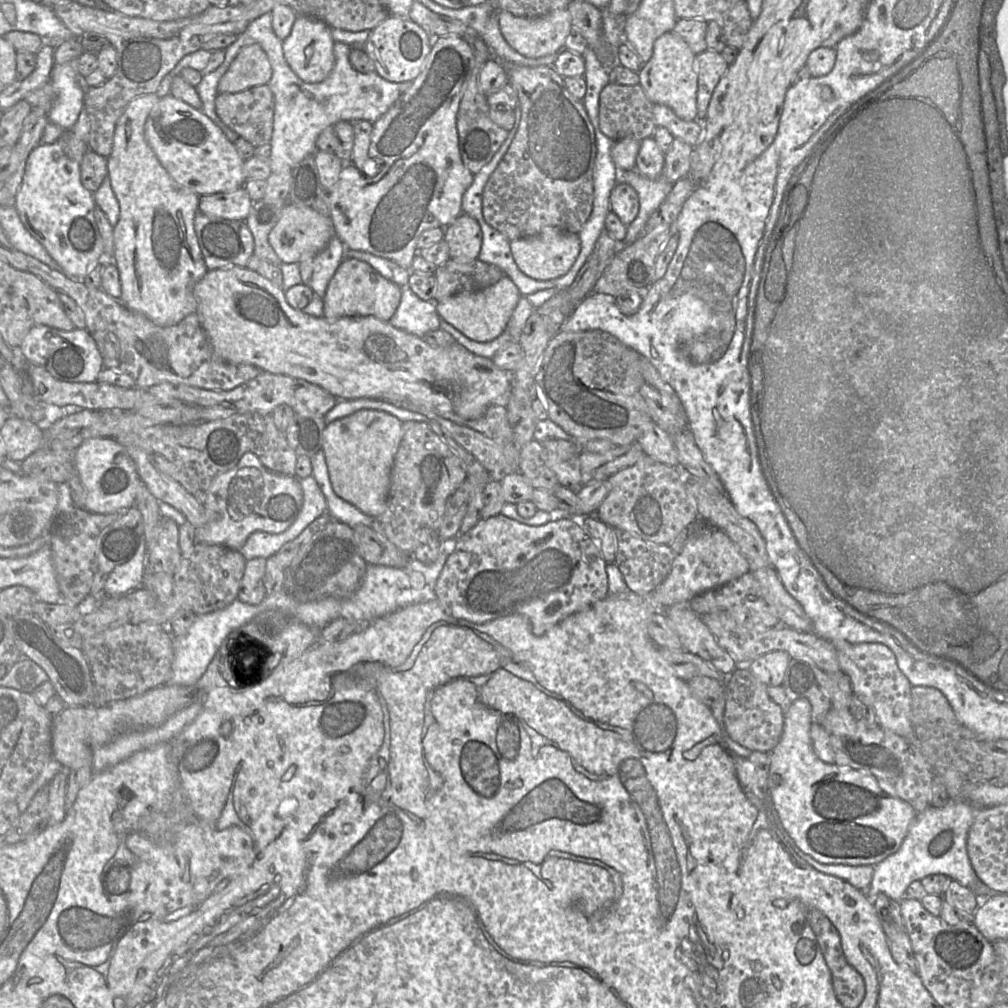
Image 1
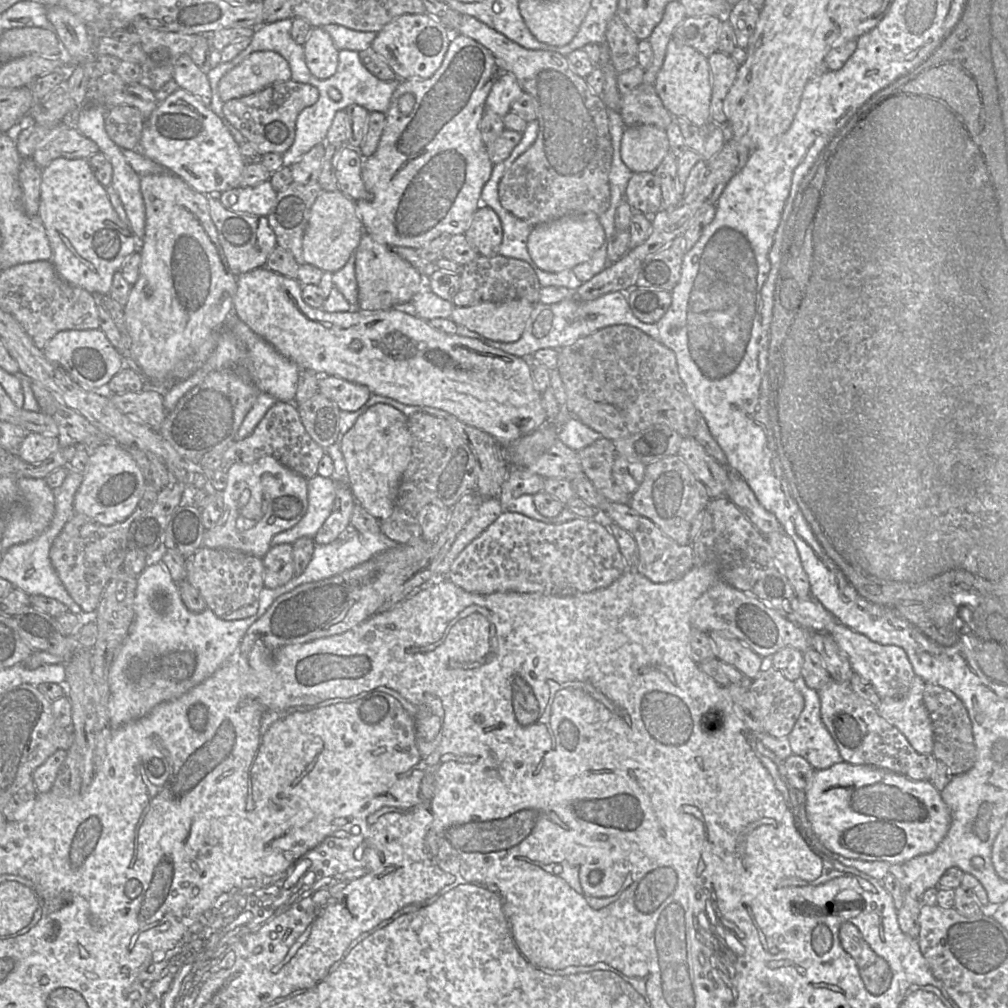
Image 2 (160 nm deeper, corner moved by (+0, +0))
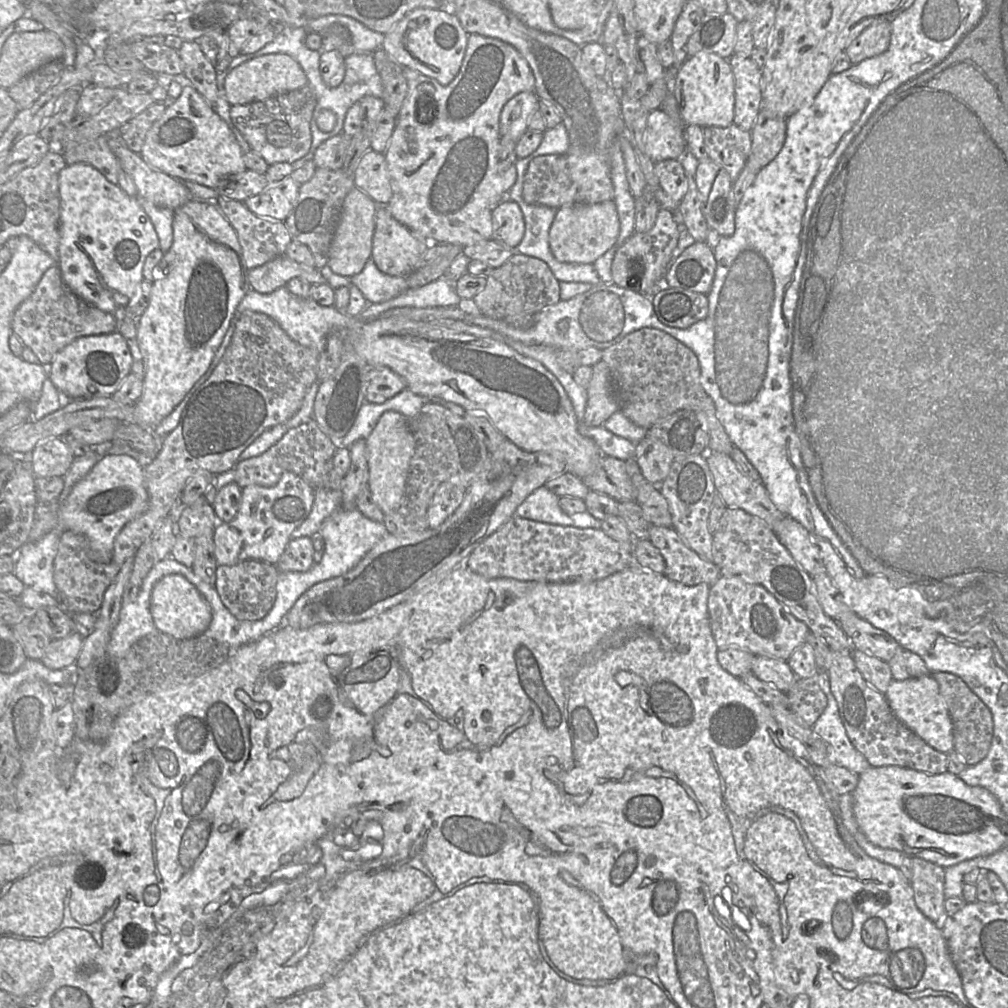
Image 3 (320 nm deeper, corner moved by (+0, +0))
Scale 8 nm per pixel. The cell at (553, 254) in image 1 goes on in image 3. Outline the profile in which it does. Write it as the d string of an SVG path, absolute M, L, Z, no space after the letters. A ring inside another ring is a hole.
M613 200L594 204L573 204L558 209L549 231L549 245L560 262L593 264L616 242L619 218Z

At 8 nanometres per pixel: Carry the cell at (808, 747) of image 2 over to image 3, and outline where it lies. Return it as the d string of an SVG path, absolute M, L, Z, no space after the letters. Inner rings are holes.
M826 673L820 677L819 683L828 700L825 710L812 726L813 732L826 743L828 761L831 765L844 767L860 774L871 765L865 756L854 747L846 733Z

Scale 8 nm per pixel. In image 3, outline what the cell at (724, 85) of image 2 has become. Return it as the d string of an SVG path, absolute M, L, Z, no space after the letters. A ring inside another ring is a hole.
M733 54L728 61L735 80L734 124L750 132L762 110L762 71L751 58Z

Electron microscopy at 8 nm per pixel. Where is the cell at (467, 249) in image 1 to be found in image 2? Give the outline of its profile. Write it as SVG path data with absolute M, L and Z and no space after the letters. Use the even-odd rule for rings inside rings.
M481 204L464 235L480 256L496 255L503 239L503 229L498 214L492 208Z

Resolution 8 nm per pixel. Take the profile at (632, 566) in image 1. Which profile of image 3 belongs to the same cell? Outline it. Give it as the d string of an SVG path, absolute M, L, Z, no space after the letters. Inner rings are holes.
M651 525L648 540L660 551L665 562L663 574L670 580L688 586L712 585L722 576L714 563L690 549L672 527Z

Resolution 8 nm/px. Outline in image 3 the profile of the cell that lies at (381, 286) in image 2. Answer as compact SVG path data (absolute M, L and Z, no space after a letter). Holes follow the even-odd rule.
M386 205L379 206L371 259L381 272L390 276L410 275L430 244L398 222Z

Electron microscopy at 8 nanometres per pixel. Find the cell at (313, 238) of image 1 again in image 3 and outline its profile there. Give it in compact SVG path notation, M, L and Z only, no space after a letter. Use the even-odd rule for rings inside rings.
M353 188L345 197L339 222L327 253L326 266L335 274L352 277L359 274L372 253L375 216L379 205L365 192Z

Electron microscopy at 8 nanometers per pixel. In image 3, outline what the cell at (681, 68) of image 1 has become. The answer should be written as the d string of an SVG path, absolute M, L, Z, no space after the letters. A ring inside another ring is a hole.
M700 51L679 67L673 95L685 125L728 127L734 124L735 80L729 61L711 52Z

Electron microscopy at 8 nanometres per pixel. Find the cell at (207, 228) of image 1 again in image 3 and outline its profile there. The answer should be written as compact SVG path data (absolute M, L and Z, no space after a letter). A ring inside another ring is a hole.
M218 195L212 202L223 213L236 231L238 241L242 248L244 262L249 270L261 266L278 256L284 255L287 247L293 242L284 221L258 216L251 212L243 201L221 195Z

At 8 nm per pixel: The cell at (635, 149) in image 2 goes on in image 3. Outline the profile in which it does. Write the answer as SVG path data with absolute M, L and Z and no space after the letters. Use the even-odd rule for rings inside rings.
M662 110L649 112L644 133L645 154L655 163L677 159L686 150L683 127Z

